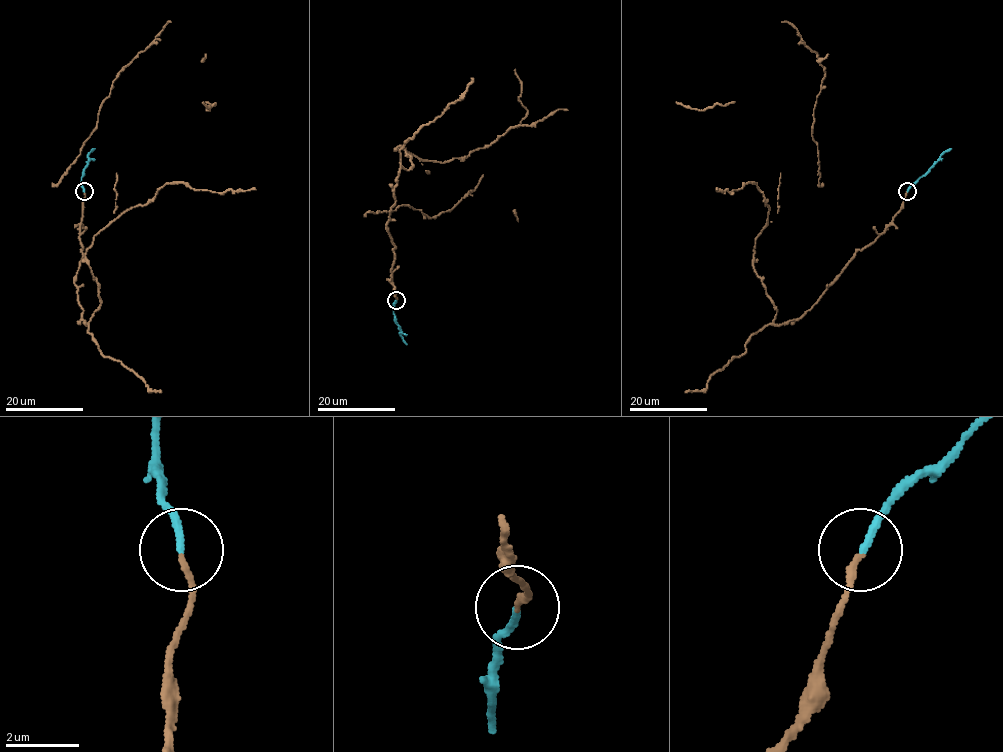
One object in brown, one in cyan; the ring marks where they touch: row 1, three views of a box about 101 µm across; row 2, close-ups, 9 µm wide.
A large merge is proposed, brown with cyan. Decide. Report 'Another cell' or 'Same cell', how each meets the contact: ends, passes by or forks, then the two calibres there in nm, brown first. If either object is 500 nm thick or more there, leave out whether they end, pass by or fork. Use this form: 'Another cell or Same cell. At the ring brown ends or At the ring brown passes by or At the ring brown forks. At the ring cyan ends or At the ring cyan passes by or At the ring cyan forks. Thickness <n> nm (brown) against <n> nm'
Another cell. At the ring brown ends. At the ring cyan ends. Thickness 160 nm (brown) against 200 nm

